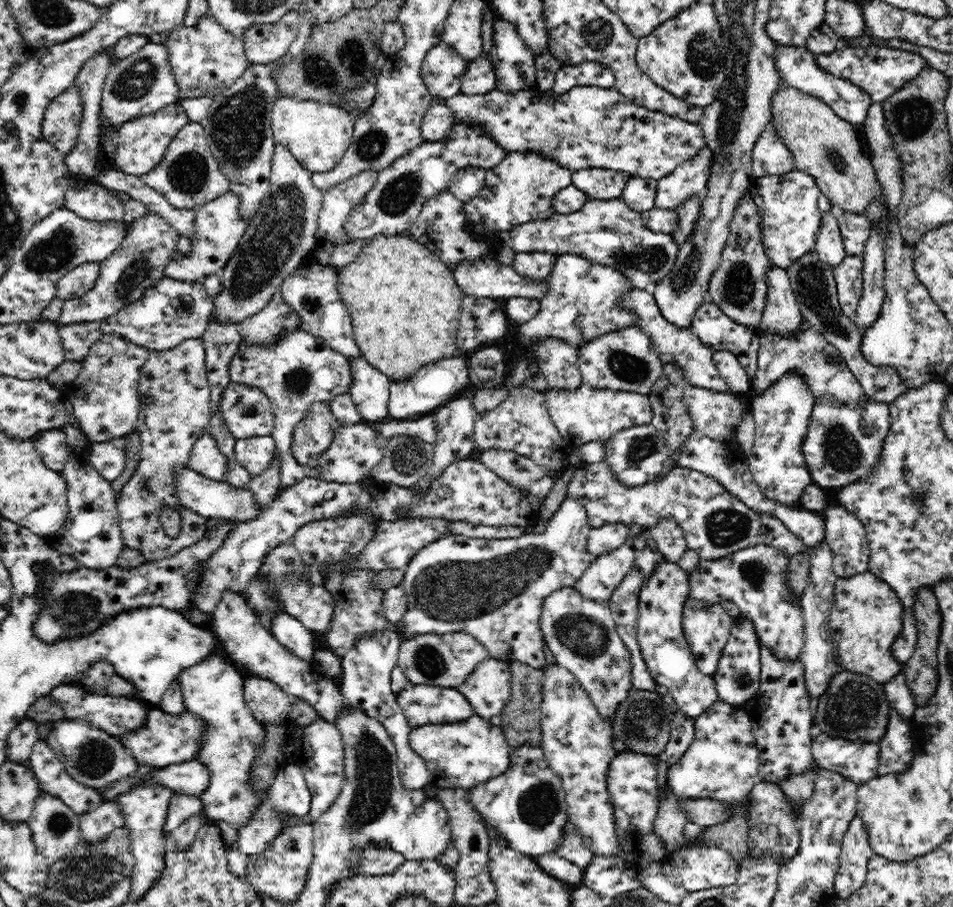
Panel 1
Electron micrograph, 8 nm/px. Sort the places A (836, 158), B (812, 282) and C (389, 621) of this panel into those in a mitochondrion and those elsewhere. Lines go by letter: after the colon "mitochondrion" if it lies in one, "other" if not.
A: mitochondrion
B: mitochondrion
C: other

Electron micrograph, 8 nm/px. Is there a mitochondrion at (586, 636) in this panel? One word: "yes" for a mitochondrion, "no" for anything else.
yes

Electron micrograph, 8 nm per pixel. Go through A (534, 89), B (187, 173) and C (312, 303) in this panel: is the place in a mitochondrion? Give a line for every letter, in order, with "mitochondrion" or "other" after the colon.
A: other
B: mitochondrion
C: mitochondrion

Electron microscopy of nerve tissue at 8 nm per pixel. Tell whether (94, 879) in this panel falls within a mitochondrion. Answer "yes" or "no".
yes

